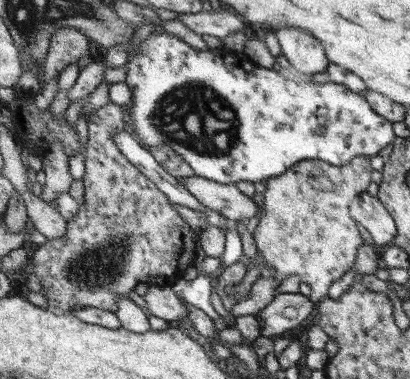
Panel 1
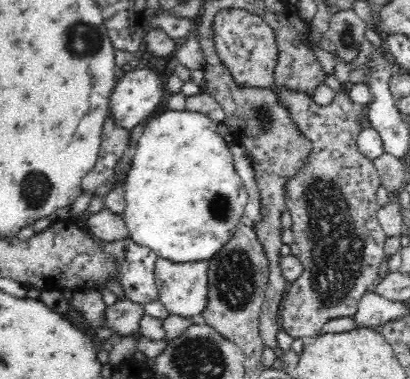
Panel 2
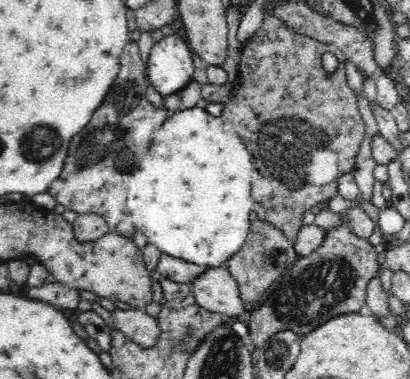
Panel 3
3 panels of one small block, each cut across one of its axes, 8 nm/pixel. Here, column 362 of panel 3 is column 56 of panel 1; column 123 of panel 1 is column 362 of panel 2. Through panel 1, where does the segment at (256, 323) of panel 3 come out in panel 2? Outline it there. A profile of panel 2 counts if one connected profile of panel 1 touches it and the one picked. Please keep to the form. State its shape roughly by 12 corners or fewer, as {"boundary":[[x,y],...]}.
{"boundary":[[284,96],[314,146],[286,184],[304,274],[280,308],[308,342],[386,260],[368,108]]}

